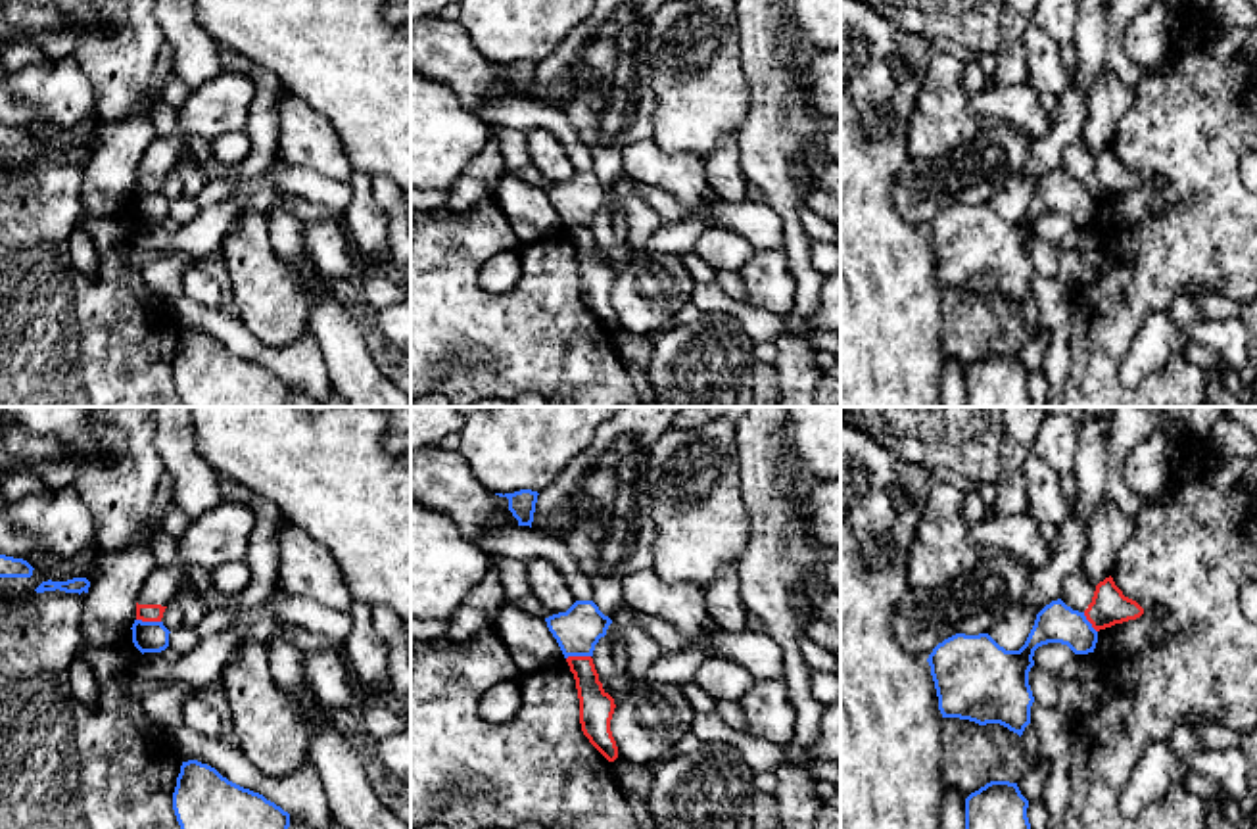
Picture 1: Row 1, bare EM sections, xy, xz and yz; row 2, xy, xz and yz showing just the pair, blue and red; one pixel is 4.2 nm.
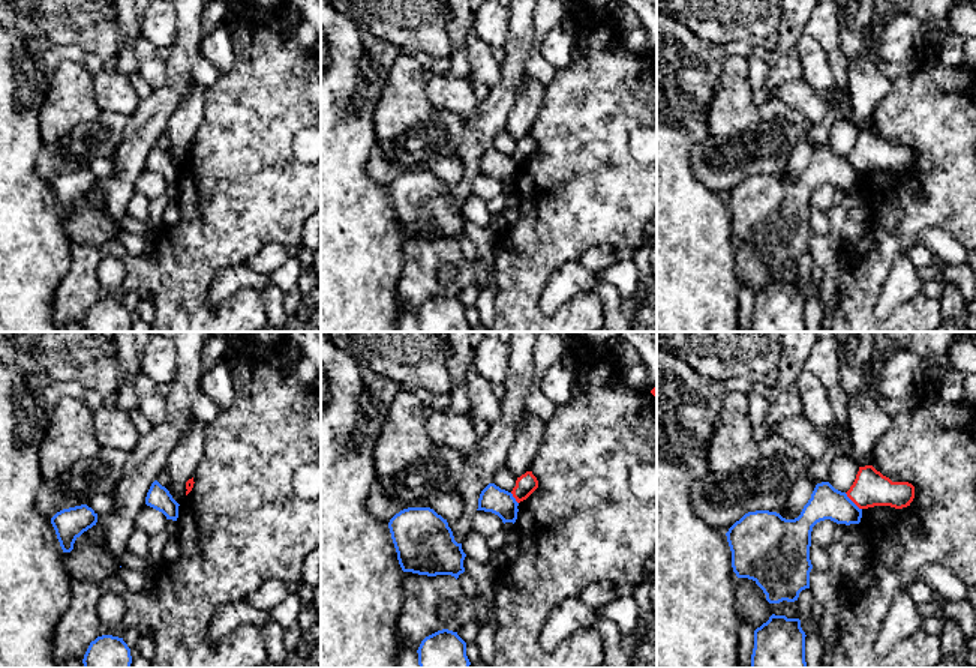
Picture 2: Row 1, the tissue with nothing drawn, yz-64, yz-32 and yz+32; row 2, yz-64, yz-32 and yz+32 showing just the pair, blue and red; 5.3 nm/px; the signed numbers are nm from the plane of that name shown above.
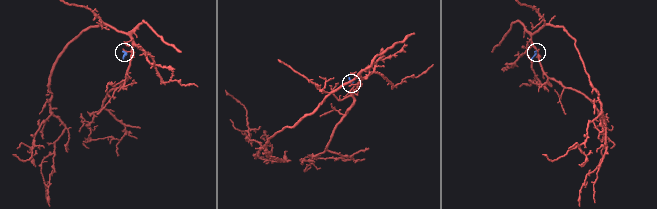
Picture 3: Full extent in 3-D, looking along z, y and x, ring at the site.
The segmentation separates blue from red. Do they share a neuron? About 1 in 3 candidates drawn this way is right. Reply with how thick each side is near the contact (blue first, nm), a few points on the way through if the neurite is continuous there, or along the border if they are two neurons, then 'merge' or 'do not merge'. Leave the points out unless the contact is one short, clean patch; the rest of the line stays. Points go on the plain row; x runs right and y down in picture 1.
130 nm thick on the blue side, 80 nm on the other; border along xy (137, 189), (160, 192); do not merge

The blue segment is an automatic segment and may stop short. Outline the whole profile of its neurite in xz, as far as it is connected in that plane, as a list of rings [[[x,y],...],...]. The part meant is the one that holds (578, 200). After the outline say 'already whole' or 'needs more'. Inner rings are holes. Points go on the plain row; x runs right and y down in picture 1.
[[[576,171],[566,182],[553,184],[545,192],[564,228],[593,226],[595,215],[612,194],[593,171]]]; already whole

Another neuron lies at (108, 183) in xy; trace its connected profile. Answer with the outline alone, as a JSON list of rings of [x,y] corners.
[[[159,54],[148,84],[148,107],[136,119],[100,125],[81,178],[81,201],[98,219],[117,217],[136,190],[136,167],[146,148],[157,136],[154,109],[163,102],[163,83],[173,71],[173,58]]]

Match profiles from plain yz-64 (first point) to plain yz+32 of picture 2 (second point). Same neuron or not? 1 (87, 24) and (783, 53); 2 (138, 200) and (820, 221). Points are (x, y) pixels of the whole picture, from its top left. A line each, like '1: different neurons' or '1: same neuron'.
1: different neurons
2: same neuron

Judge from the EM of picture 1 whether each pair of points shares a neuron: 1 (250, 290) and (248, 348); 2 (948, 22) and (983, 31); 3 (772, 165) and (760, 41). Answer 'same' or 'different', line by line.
1: different
2: same
3: same

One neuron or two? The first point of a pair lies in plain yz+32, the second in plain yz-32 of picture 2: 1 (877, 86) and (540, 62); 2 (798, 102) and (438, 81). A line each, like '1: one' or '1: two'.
1: two
2: one

